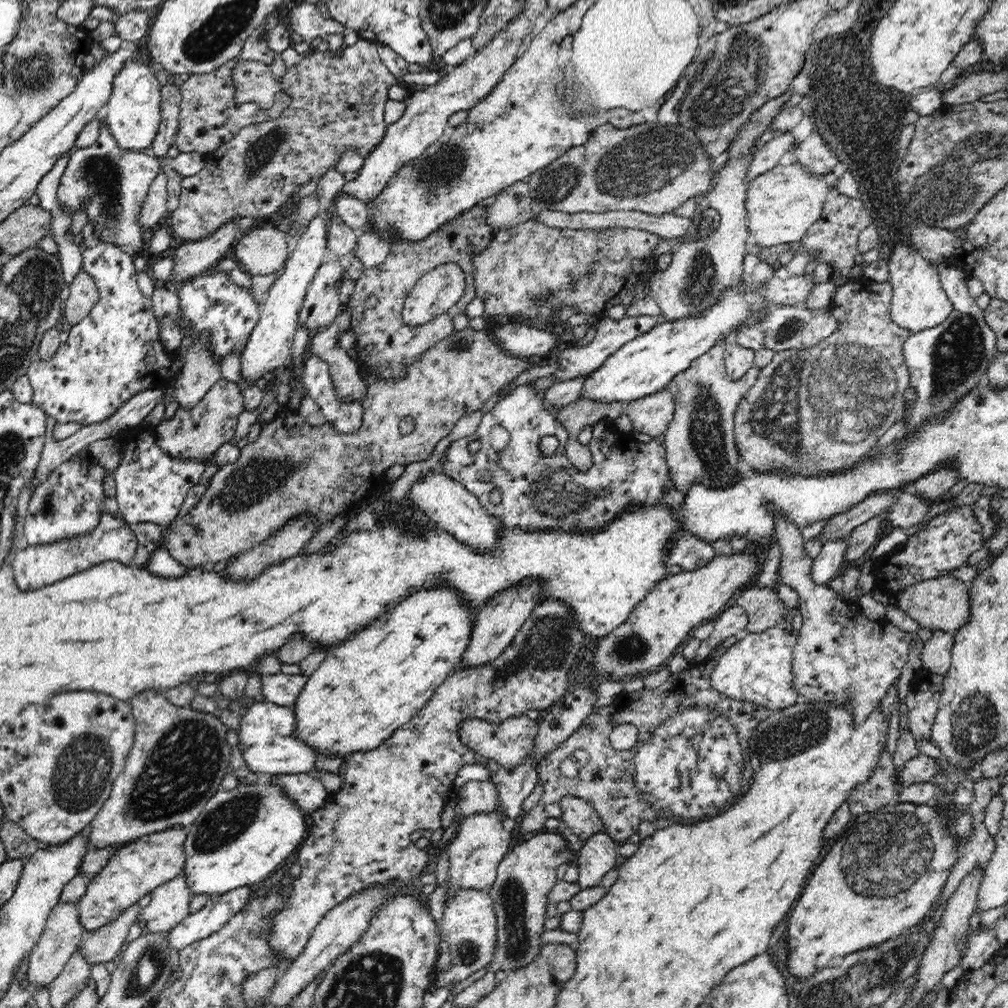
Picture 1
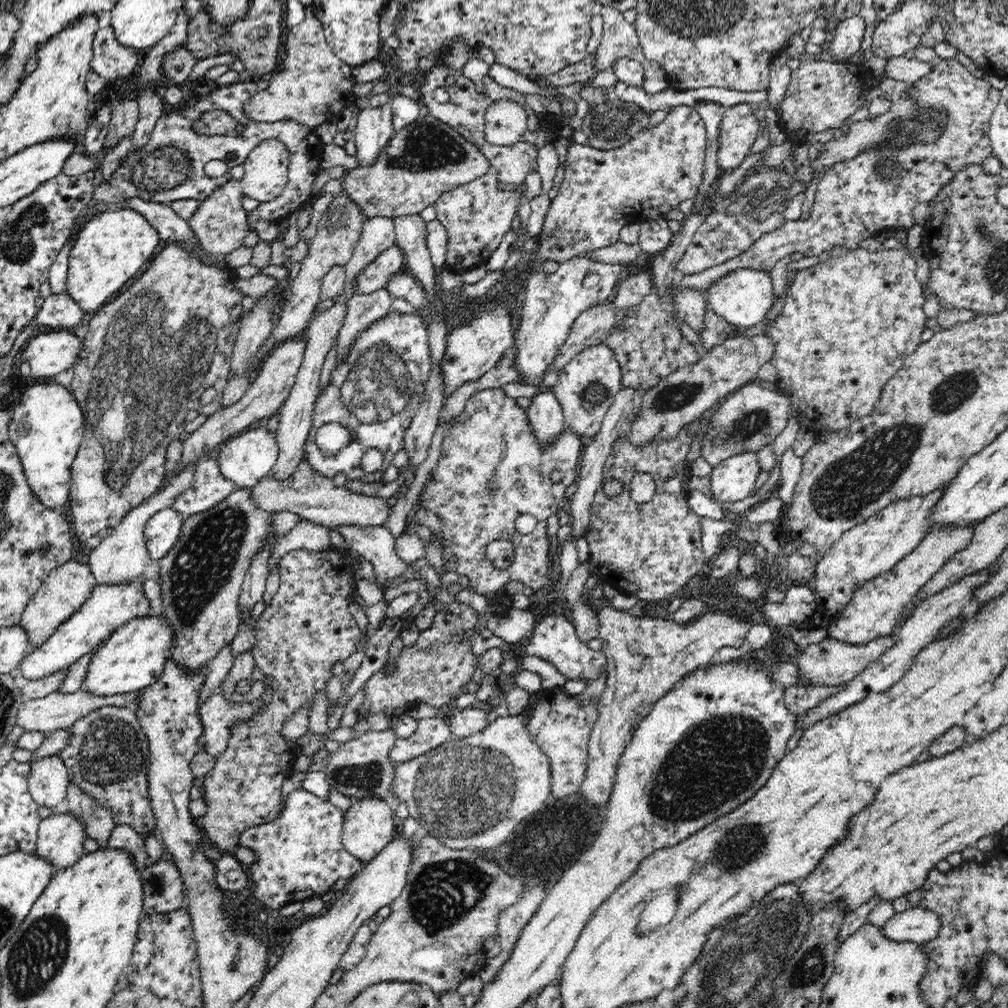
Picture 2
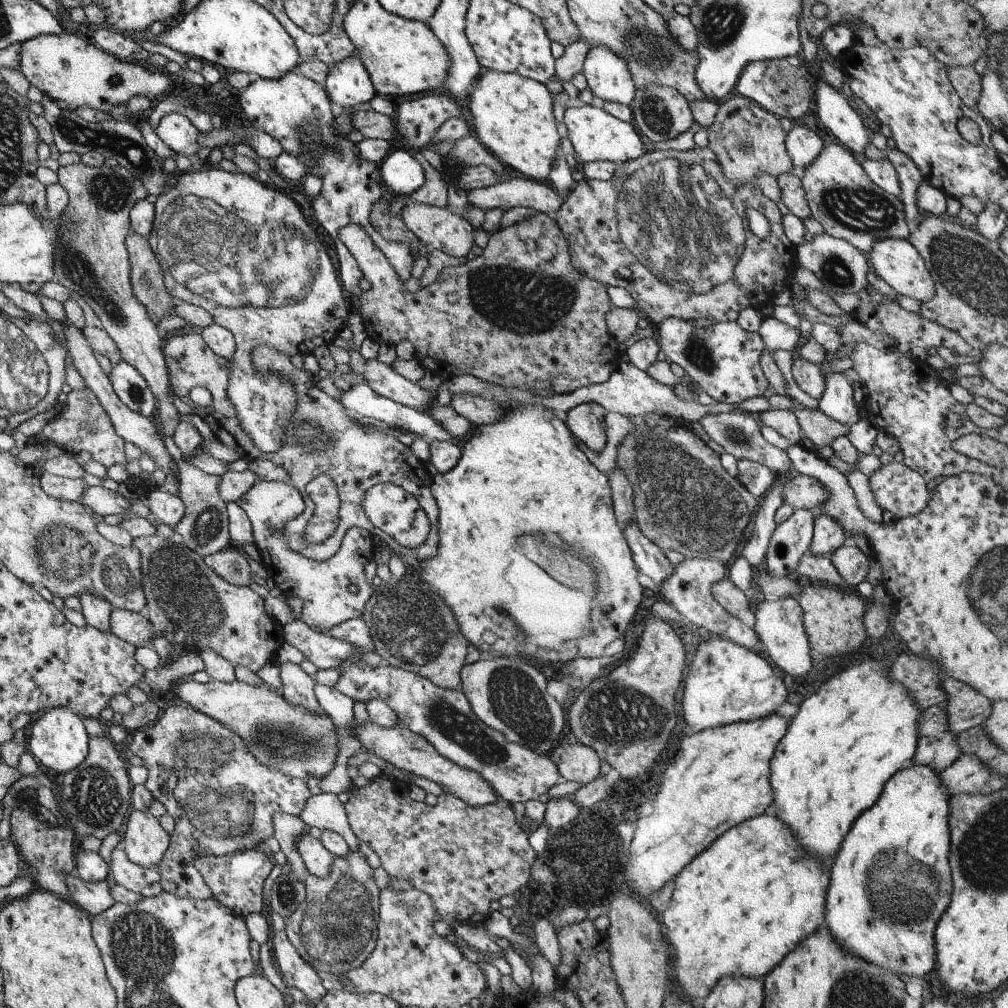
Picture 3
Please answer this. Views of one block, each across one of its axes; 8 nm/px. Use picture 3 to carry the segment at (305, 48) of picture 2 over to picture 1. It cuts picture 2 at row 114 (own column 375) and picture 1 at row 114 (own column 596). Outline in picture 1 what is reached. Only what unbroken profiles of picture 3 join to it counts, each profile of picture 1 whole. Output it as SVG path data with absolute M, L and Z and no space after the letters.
M361 39L344 50L344 54L340 58L331 58L326 53L319 51L310 51L305 54L304 60L296 66L290 68L281 81L284 84L285 92L291 97L290 106L282 111L282 114L271 121L264 121L257 125L242 127L238 134L235 134L234 140L230 140L226 146L218 149L216 154L205 156L204 166L191 177L184 177L181 181L181 197L180 203L176 211L171 212L170 224L172 224L171 232L175 237L179 236L187 241L198 241L214 232L218 226L222 226L224 222L232 220L234 216L252 216L255 215L260 222L267 222L270 217L276 214L290 198L296 196L298 188L304 182L308 182L312 176L322 176L330 166L337 164L342 154L352 145L362 157L366 157L382 140L383 134L386 134L386 129L389 124L386 124L383 114L385 110L386 100L388 100L388 87L398 84L399 78L393 76L387 66L382 63L378 56L377 44Z

